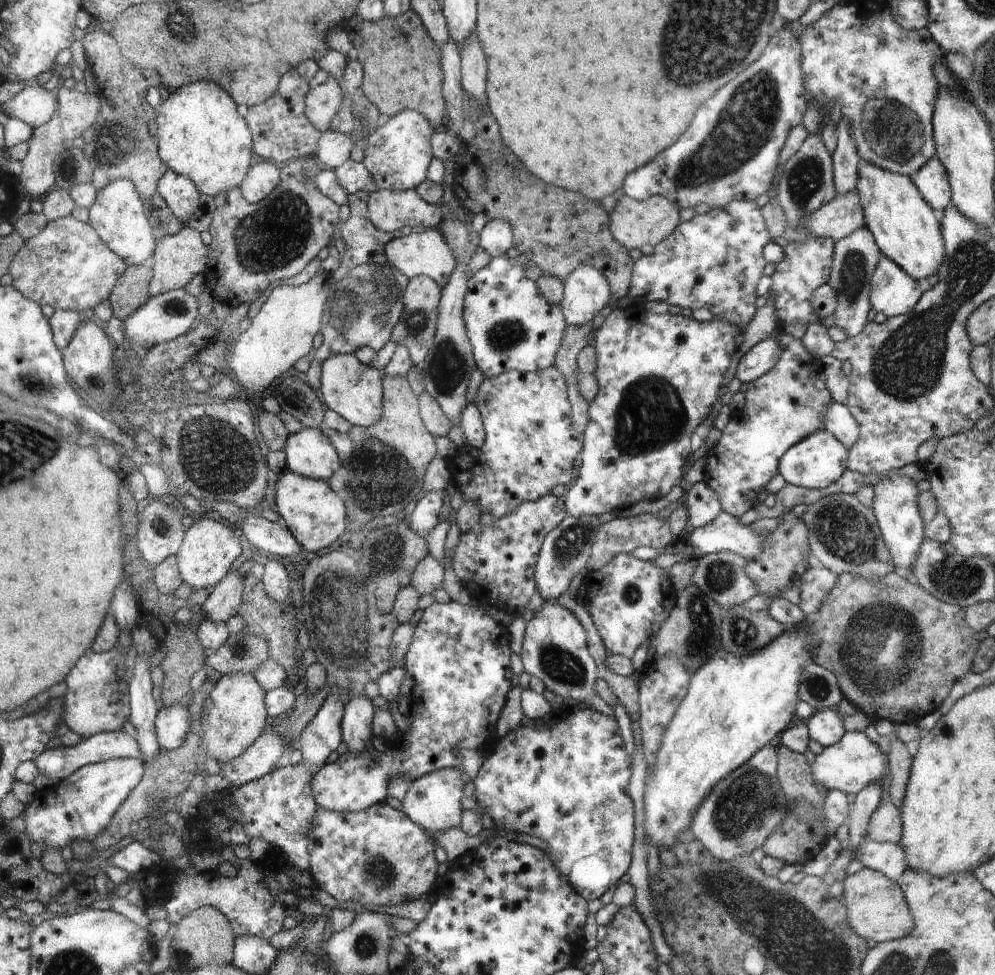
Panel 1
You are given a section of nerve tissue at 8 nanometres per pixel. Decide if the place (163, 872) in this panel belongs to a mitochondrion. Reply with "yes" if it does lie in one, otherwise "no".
no

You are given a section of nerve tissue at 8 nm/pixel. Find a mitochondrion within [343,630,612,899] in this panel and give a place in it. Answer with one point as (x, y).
(560, 664)

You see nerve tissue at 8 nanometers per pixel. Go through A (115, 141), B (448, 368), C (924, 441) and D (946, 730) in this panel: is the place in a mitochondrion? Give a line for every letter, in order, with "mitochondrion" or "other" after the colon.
A: mitochondrion
B: mitochondrion
C: other
D: other

